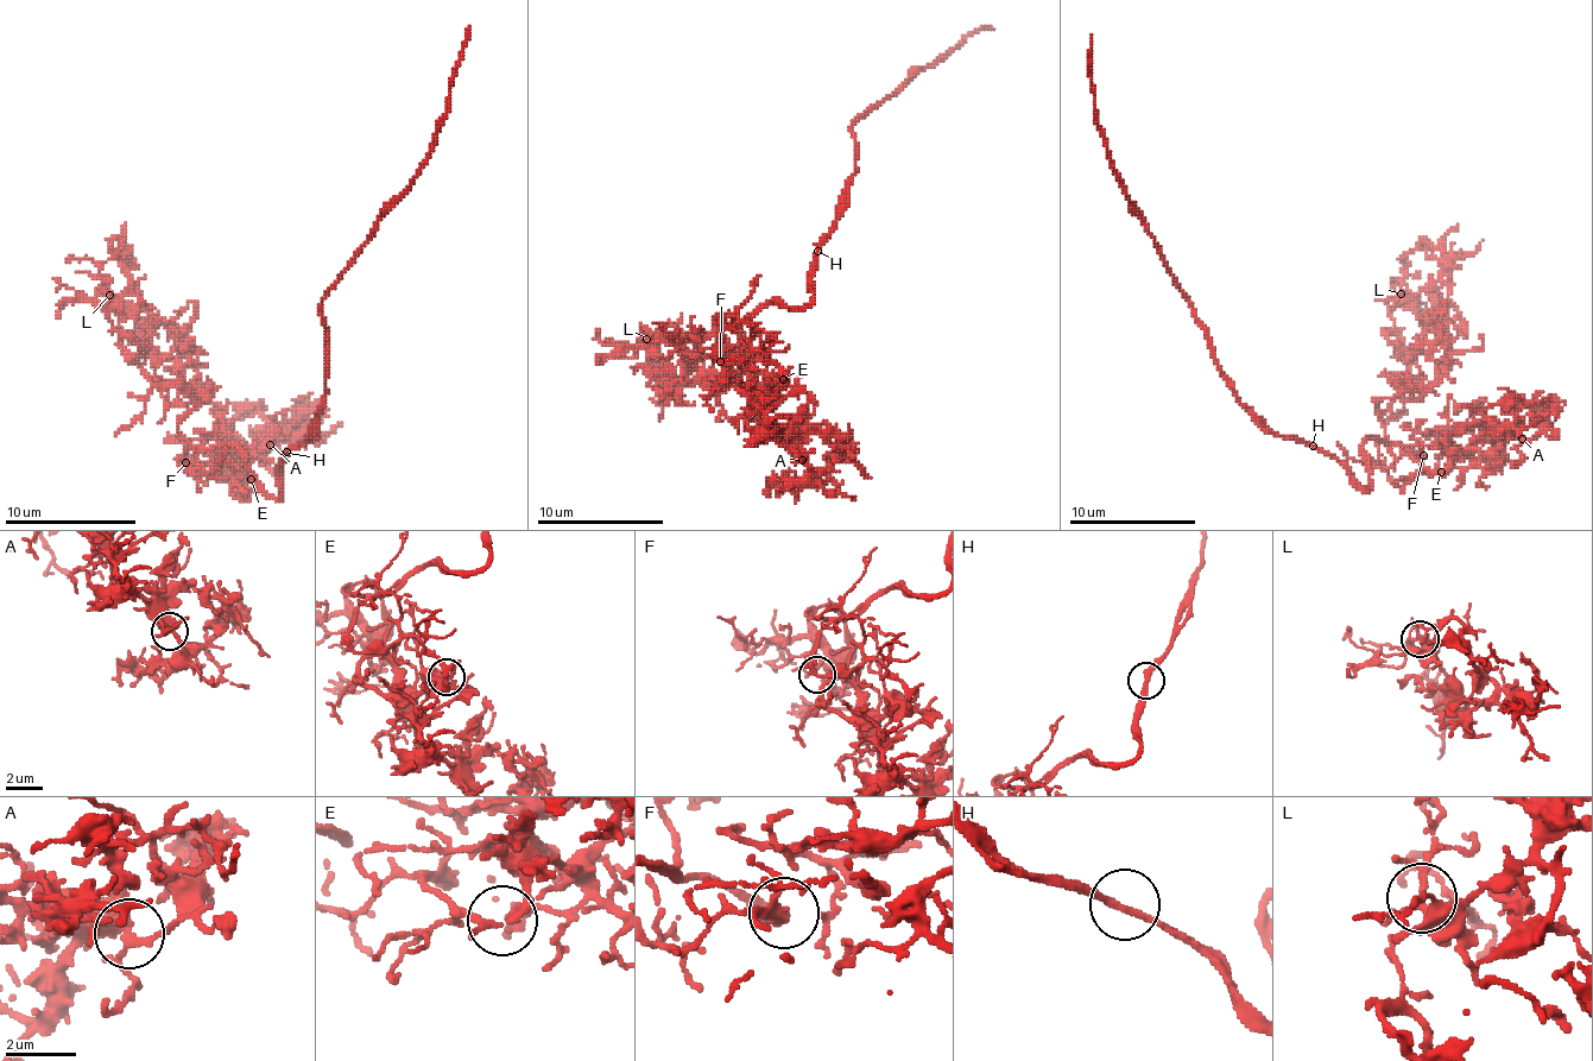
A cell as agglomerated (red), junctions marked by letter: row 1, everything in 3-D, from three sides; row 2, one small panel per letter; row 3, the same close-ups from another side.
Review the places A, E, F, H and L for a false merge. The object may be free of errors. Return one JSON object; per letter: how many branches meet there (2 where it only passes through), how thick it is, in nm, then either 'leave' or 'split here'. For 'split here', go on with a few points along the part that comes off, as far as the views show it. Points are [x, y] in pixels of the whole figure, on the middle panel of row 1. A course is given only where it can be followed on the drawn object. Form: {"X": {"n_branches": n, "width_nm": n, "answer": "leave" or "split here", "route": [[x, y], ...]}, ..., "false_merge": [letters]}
{"A": {"n_branches": 4, "width_nm": 320, "answer": "leave"}, "E": {"n_branches": 2, "width_nm": 220, "answer": "leave"}, "F": {"n_branches": 2, "width_nm": 280, "answer": "leave"}, "H": {"n_branches": 2, "width_nm": 240, "answer": "leave"}, "L": {"n_branches": 3, "width_nm": 240, "answer": "leave"}, "false_merge": []}

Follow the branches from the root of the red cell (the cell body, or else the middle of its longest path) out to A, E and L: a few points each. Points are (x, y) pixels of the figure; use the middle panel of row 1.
A: (820, 247), (808, 304), (770, 301), (719, 345), (722, 361), (760, 352), (779, 371), (764, 424), (801, 459)
E: (820, 247), (808, 304), (783, 307), (770, 301), (722, 333), (722, 361), (745, 361), (760, 352), (783, 380)
L: (820, 247), (808, 304), (713, 320), (728, 314), (738, 345), (672, 345), (644, 326), (646, 339)

